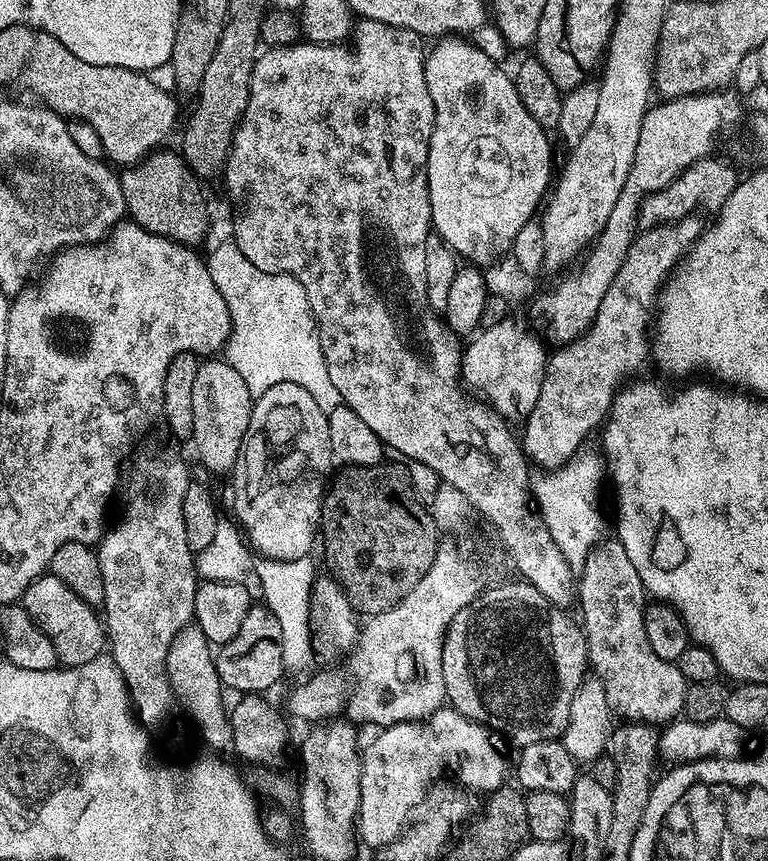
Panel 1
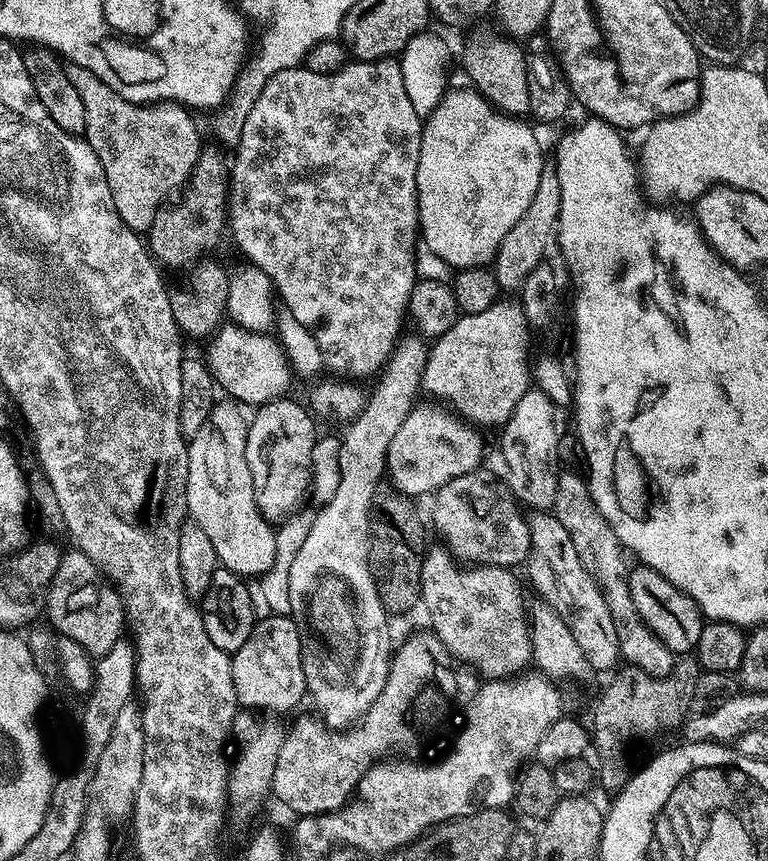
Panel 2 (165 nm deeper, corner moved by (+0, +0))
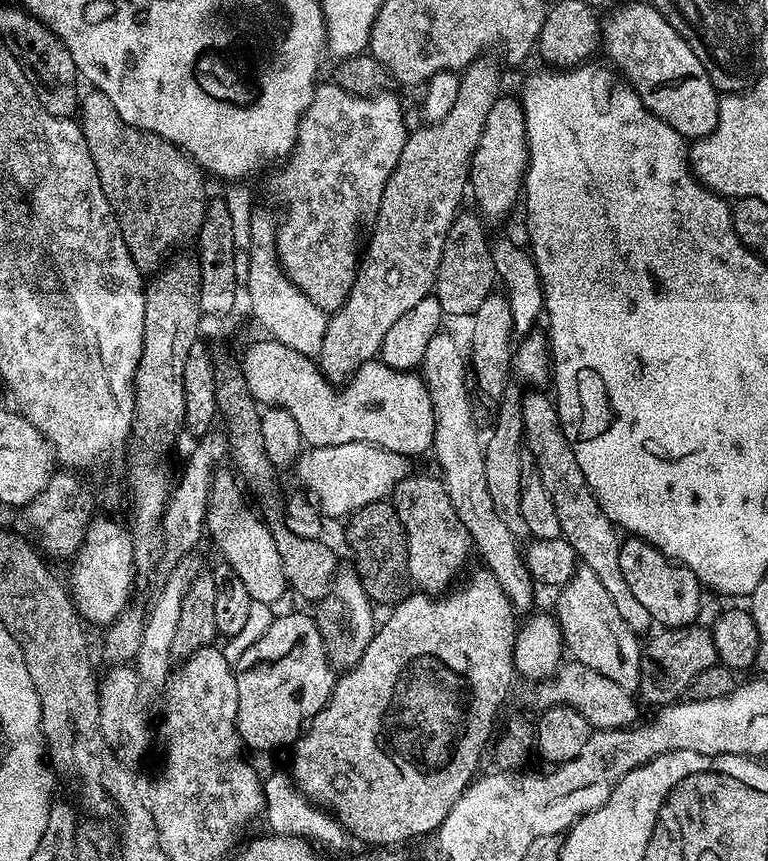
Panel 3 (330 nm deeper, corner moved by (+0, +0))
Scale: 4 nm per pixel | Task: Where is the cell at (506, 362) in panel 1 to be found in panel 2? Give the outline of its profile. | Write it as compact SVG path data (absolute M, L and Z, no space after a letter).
M420 402L415 405L389 446L386 472L390 478L392 475L397 491L413 498L424 496L427 492L429 495L435 493L436 489L441 488L446 482L467 472L473 472L485 463L483 438L475 432L477 429L471 423L465 422L459 415L453 415L444 408L435 408L432 404Z

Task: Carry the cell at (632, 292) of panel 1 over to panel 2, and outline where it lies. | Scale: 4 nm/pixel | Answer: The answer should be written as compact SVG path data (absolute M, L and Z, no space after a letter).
M531 388L519 399L511 412L511 417L501 429L500 450L508 468L509 476L506 483L512 489L512 495L519 503L524 503L534 510L551 509L557 494L558 454L560 452L560 432L558 430L558 410L553 401L539 388Z

